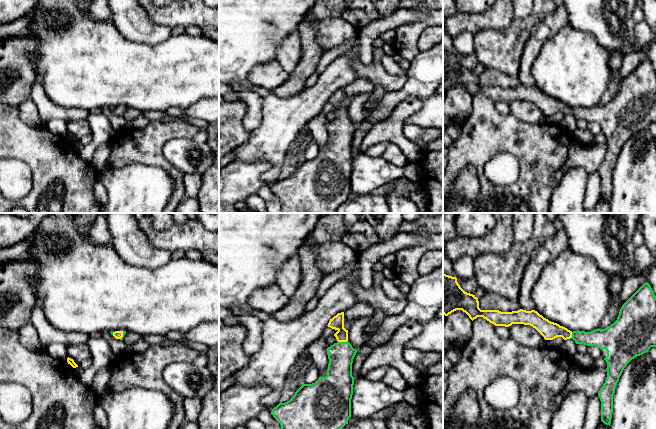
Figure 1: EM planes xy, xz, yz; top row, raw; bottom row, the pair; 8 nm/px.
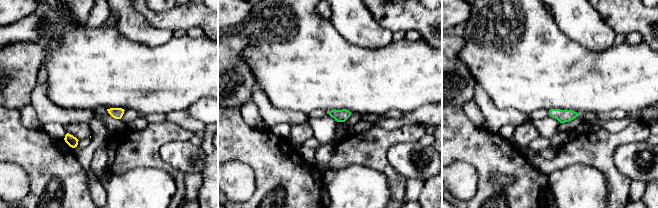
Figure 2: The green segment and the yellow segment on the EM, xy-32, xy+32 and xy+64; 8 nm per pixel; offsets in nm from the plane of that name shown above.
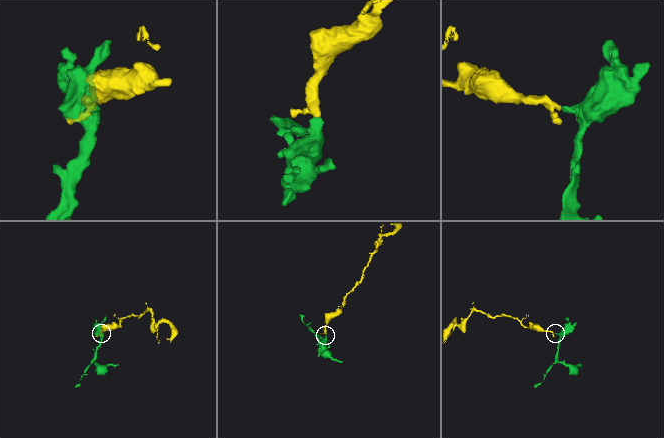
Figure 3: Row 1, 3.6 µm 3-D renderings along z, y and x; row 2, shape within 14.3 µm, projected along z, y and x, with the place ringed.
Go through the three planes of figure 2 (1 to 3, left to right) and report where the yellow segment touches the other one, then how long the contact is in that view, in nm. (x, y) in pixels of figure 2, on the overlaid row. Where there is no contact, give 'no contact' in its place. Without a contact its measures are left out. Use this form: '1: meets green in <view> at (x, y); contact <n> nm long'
1: no contact
2: no contact
3: no contact

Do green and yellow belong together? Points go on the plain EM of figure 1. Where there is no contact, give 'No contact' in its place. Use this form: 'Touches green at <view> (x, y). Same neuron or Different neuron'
Touches green at xz (342, 118). Same neuron

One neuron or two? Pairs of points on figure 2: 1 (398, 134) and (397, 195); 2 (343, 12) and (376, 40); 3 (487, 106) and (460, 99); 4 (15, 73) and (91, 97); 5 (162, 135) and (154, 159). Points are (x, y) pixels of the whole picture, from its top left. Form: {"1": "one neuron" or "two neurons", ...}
{"1": "one neuron", "2": "one neuron", "3": "two neurons", "4": "two neurons", "5": "one neuron"}

